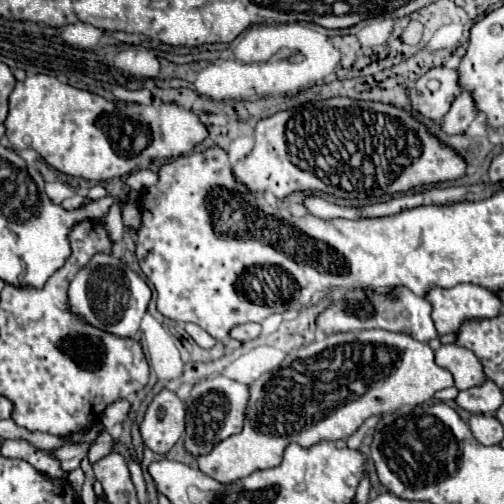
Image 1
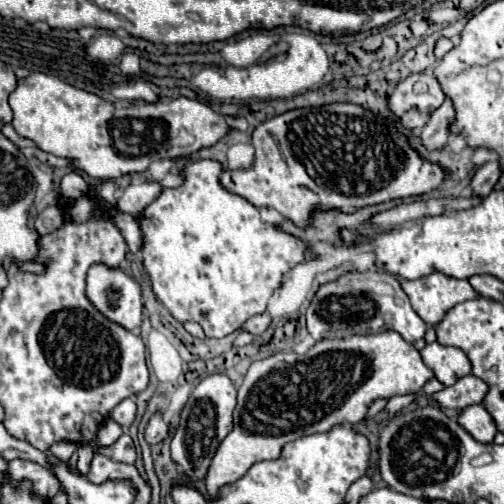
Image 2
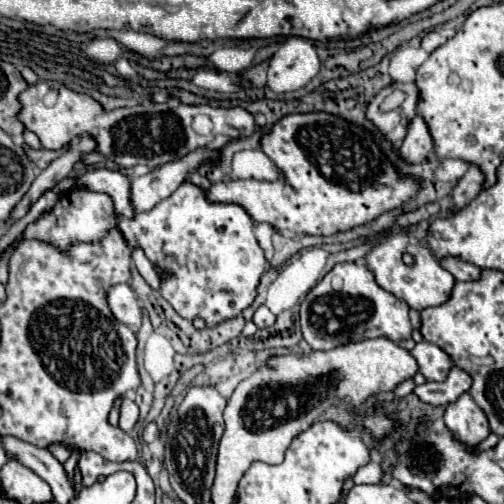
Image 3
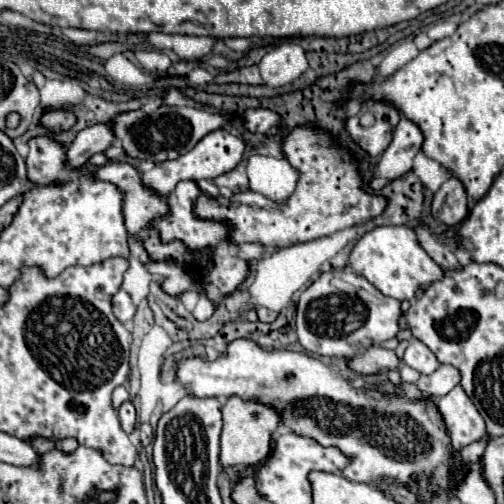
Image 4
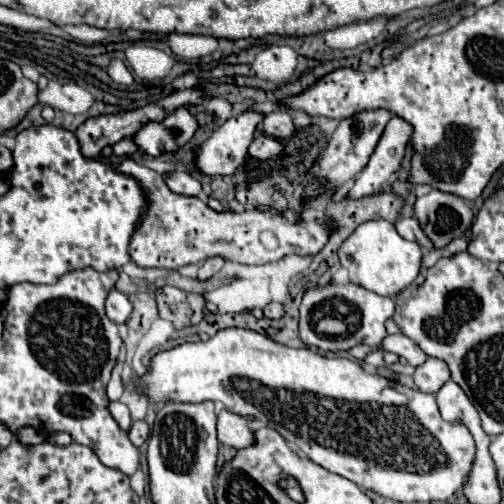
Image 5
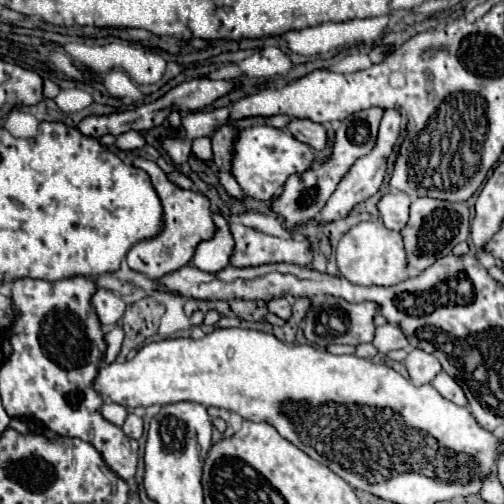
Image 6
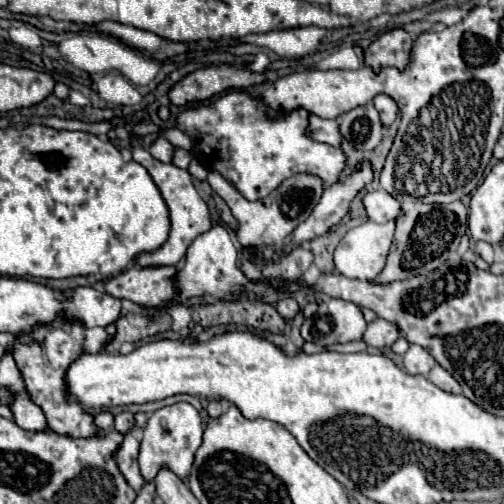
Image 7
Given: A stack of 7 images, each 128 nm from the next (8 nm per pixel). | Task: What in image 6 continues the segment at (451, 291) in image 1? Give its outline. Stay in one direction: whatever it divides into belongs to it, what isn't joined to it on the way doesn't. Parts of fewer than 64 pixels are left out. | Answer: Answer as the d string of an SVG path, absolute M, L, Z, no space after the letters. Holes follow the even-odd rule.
M380 220L360 222L354 228L350 228L342 236L336 254L338 254L340 274L354 284L392 286L408 278L408 268L404 264L404 244L400 240L400 234L388 230L384 224L380 224Z

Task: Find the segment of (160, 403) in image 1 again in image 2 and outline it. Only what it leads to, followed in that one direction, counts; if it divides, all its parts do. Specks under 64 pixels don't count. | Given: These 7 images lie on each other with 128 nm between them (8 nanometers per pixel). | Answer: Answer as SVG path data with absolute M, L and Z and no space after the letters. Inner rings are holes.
M154 414L146 426L146 432L144 432L144 438L148 444L158 444L162 442L164 438L168 436L168 424L162 420L160 414Z

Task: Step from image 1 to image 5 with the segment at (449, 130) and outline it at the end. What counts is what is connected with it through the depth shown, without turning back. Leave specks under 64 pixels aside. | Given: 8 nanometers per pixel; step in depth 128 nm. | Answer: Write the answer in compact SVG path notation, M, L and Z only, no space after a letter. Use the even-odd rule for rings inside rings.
M392 116L384 128L384 134L374 154L370 156L368 164L362 168L362 172L358 174L354 186L348 190L346 196L358 200L376 194L384 184L388 184L392 174L400 168L410 134L412 134L412 126L400 116Z

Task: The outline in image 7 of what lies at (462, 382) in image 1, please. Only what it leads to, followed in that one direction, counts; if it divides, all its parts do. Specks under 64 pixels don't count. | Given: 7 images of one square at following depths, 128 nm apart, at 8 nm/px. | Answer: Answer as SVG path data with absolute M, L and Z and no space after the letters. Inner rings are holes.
M376 318L374 322L368 324L362 340L374 348L386 348L386 346L392 346L398 340L398 336L400 336L400 330L396 328L396 324L384 318Z

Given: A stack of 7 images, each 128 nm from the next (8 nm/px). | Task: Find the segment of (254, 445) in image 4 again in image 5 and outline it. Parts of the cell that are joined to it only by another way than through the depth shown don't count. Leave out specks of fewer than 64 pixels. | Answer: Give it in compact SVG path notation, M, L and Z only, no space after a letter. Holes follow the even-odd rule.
M222 410L218 414L218 440L234 448L246 448L252 444L252 428L248 426L248 418Z

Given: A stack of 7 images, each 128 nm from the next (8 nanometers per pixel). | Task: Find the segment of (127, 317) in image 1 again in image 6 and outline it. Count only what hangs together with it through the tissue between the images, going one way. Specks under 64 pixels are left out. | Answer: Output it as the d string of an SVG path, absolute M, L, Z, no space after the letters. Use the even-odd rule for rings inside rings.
M98 288L94 294L92 294L92 306L98 314L98 320L102 326L112 326L116 324L122 314L124 314L124 302L118 294L110 292L110 290L104 290L104 288Z

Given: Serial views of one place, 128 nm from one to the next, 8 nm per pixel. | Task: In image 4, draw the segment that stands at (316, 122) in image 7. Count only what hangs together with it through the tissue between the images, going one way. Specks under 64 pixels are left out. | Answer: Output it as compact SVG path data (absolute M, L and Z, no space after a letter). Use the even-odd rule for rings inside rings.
M258 108L258 110L246 110L242 114L242 120L246 124L246 128L252 132L252 134L268 134L274 126L280 124L280 114L276 114L274 110L264 110L264 108Z

